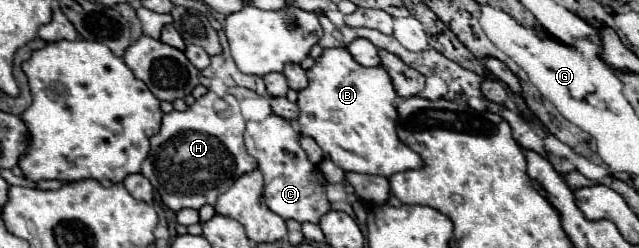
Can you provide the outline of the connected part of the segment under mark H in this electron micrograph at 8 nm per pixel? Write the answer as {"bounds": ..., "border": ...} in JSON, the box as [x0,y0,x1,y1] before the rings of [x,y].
{"bounds":[142,92,258,212],"border":[[[208,92],[202,98],[198,98],[186,112],[174,110],[164,116],[160,132],[156,136],[152,136],[150,156],[142,164],[142,174],[160,192],[162,202],[170,210],[176,210],[176,212],[182,208],[198,210],[204,204],[216,204],[218,196],[224,194],[236,182],[238,176],[258,168],[256,158],[252,158],[246,152],[244,130],[246,130],[246,120],[240,112],[240,102],[232,94],[226,94],[224,98],[220,98],[214,92]]]}

